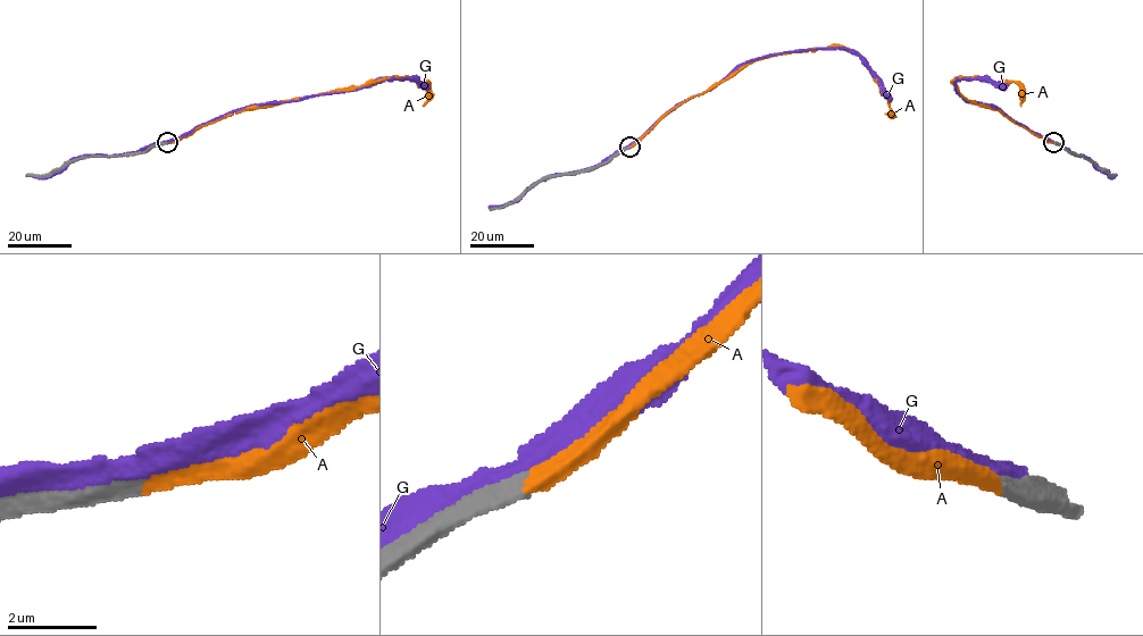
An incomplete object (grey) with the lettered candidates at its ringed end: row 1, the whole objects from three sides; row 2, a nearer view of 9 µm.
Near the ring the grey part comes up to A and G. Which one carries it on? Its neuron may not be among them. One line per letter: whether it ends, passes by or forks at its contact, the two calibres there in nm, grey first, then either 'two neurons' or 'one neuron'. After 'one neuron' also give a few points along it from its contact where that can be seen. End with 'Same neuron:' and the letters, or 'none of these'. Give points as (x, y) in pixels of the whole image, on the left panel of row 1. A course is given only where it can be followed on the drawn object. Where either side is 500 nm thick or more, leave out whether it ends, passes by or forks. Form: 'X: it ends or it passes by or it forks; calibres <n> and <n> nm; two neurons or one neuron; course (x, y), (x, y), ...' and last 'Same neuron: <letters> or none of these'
A: it ends; calibres 440 and 380 nm; one neuron; course (166, 143), (244, 110), (355, 89), (390, 77), (427, 82), (428, 100), (423, 106)
G: it passes by; calibres 460 and 360 nm; two neurons
Same neuron: A

